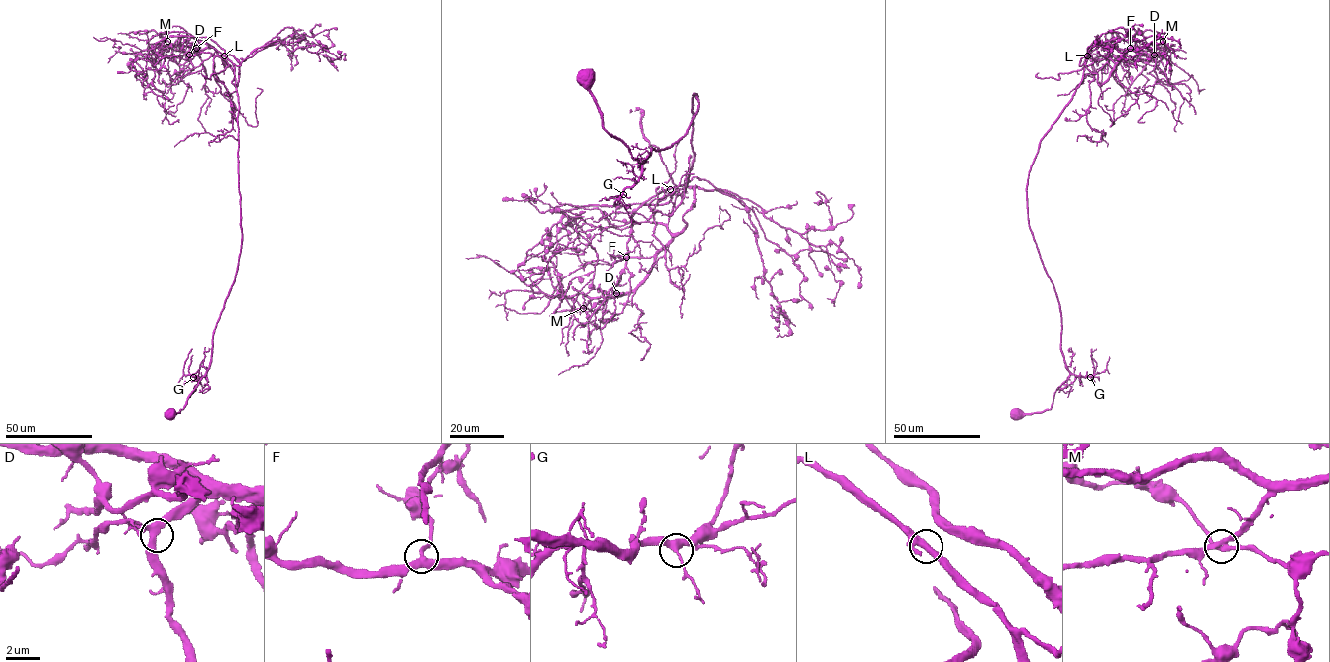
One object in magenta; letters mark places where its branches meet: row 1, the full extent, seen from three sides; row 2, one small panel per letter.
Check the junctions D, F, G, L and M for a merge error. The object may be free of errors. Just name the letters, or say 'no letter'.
M

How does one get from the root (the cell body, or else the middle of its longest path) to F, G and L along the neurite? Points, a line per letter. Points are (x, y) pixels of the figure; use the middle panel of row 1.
F: (589, 74), (604, 128), (641, 162), (686, 133), (697, 97), (688, 180), (636, 211), (626, 257)
G: (589, 74), (590, 93), (604, 128), (620, 140), (642, 166), (641, 177), (623, 194)
L: (589, 74), (604, 128), (641, 162), (686, 133), (696, 95), (693, 165), (686, 184), (670, 189)

